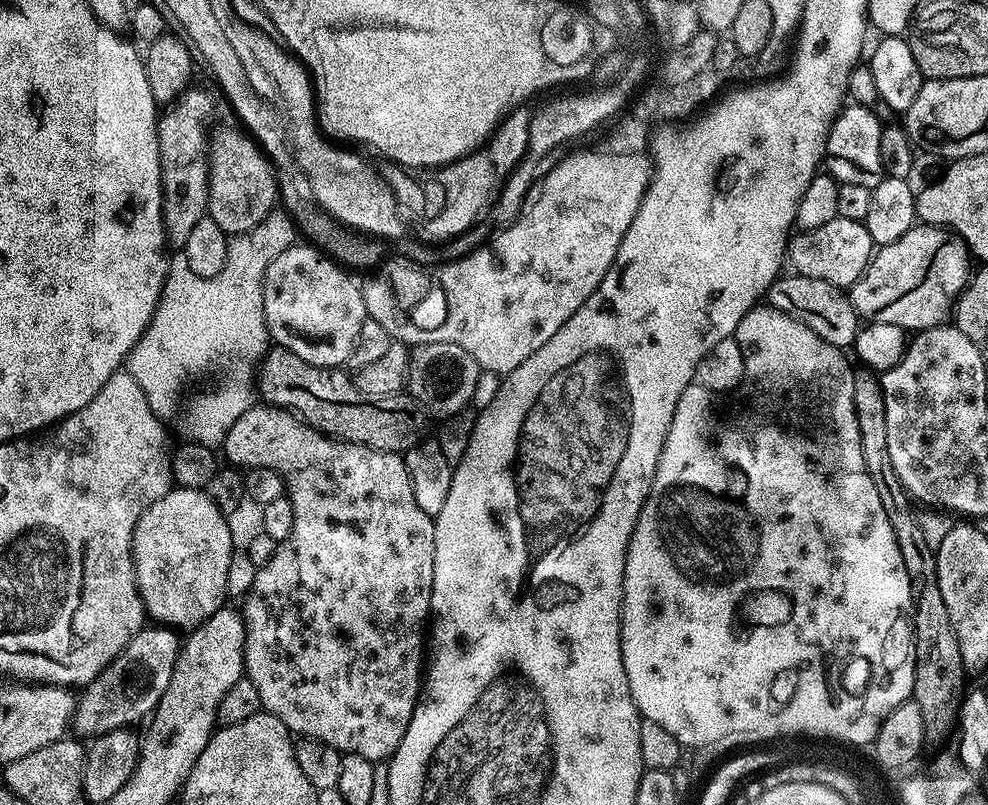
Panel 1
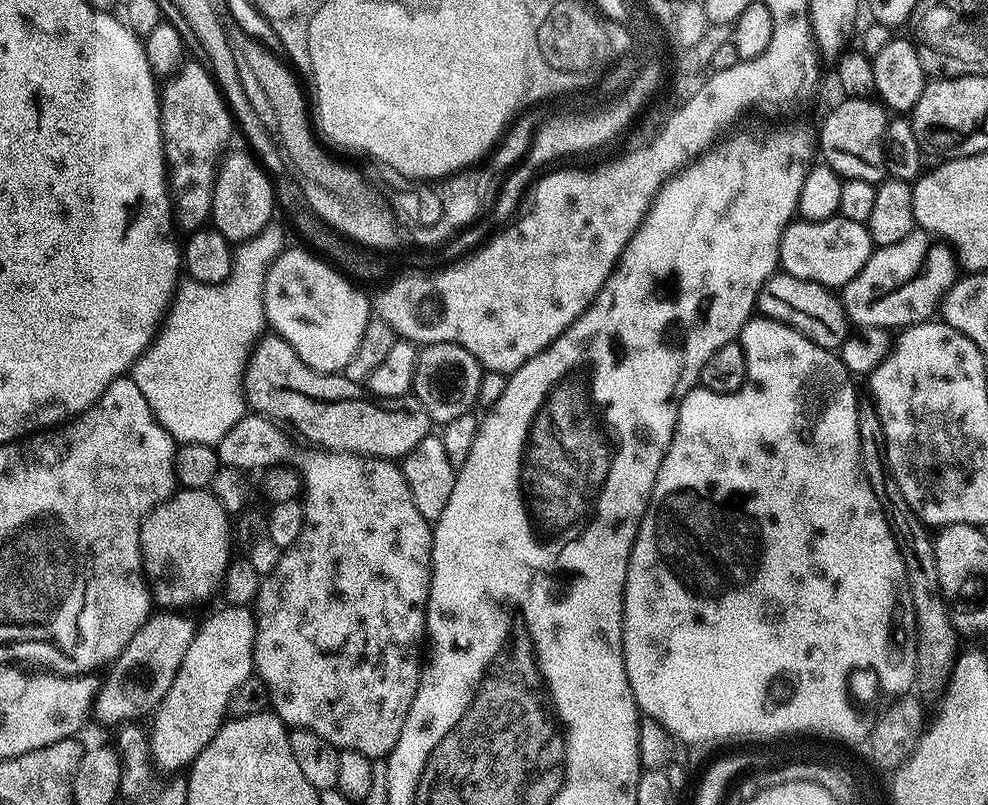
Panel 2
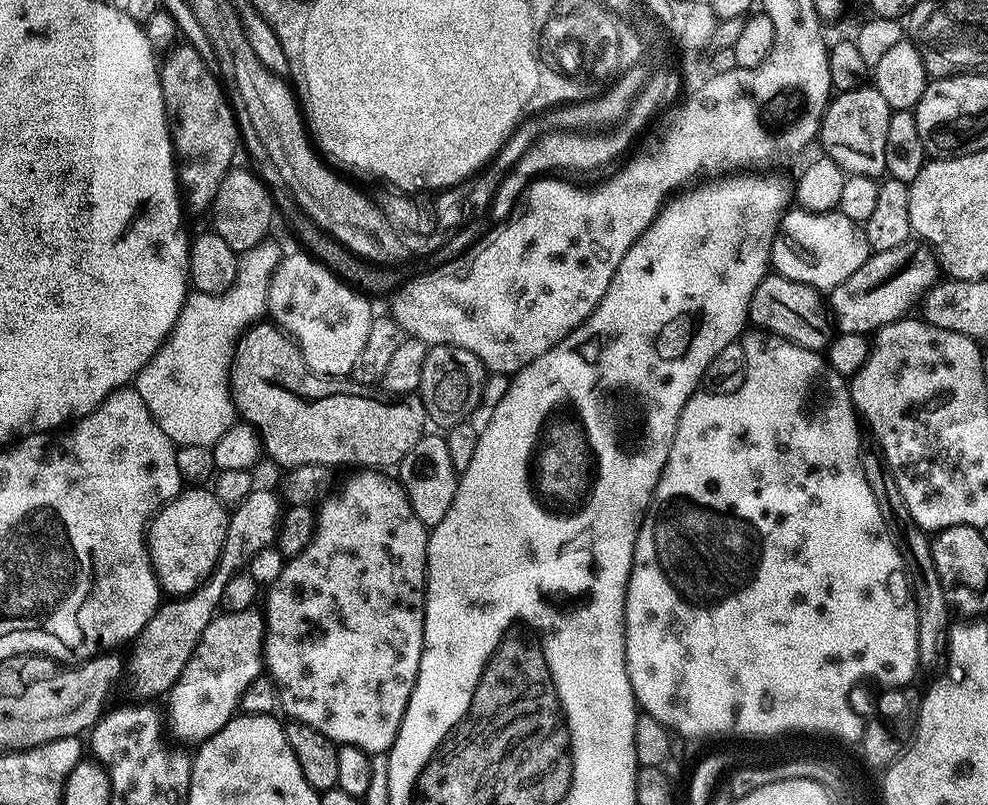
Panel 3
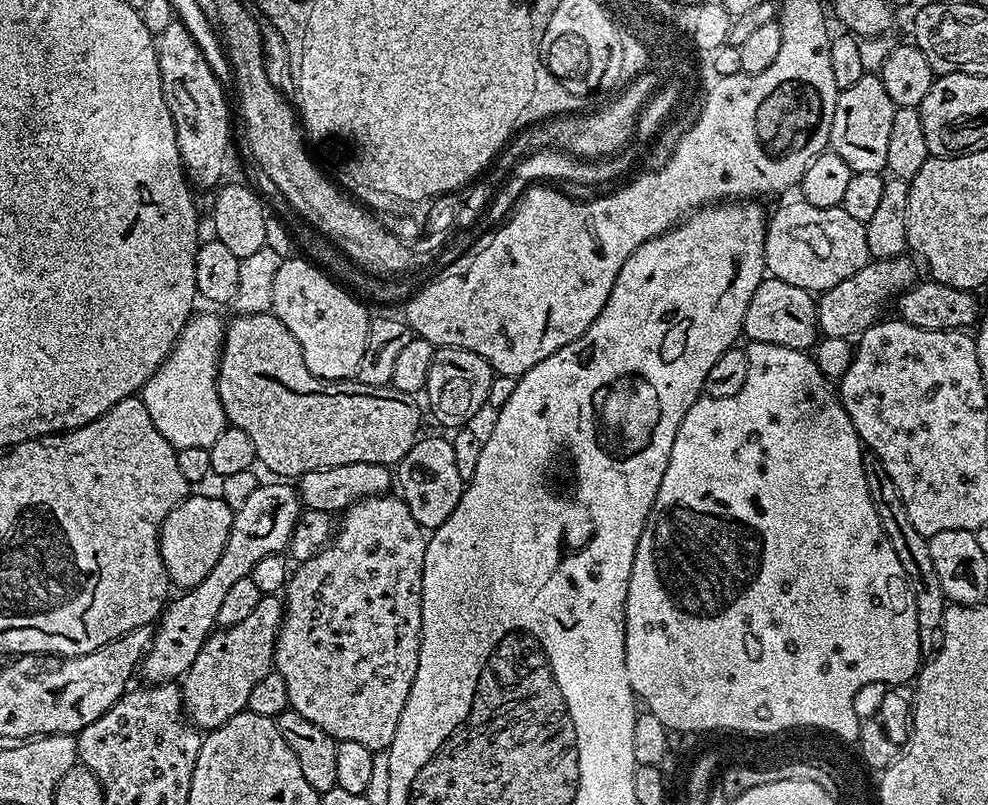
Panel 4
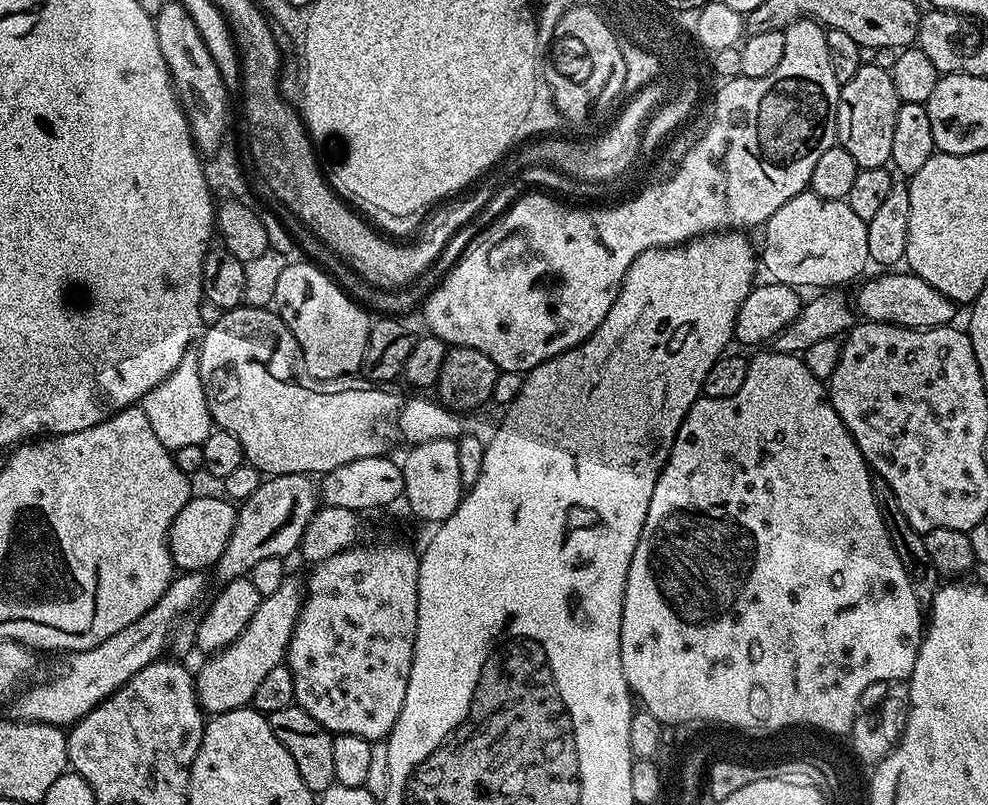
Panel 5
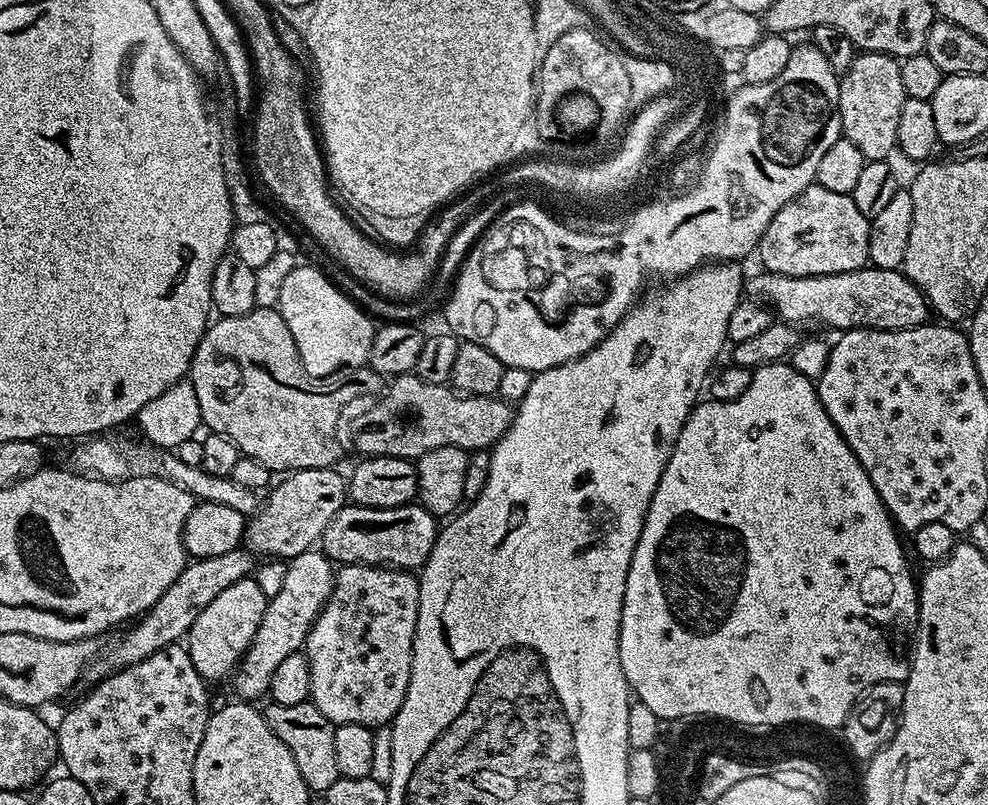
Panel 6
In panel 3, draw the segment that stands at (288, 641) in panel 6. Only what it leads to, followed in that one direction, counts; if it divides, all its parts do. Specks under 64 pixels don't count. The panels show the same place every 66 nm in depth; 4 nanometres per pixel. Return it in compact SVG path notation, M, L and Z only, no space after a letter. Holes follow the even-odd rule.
M253 606L237 612L221 611L202 630L202 638L190 654L190 662L182 666L182 674L174 682L172 691L167 693L168 716L166 712L166 728L173 732L180 740L185 740L191 746L199 746L210 739L226 722L237 715L242 690L254 682L254 678L262 672L262 641L264 638L264 613L259 607Z

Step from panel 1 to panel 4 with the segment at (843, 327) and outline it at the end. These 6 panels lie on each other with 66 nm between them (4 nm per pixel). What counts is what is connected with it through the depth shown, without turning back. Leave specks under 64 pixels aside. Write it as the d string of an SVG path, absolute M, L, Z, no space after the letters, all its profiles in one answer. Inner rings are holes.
M765 278L758 290L754 290L750 306L746 306L743 335L749 336L747 339L752 342L770 342L801 350L811 349L818 340L817 303L817 297L802 286L790 286L790 282Z

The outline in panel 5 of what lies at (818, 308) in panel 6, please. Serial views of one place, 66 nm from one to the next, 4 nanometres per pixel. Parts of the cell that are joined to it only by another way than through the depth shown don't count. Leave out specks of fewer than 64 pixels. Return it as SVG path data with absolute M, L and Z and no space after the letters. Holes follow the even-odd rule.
M888 270L885 276L876 276L873 280L865 279L864 285L860 288L856 300L854 296L854 308L857 313L860 312L865 321L873 324L896 324L900 328L943 328L951 325L952 320L958 312L957 305L948 300L942 294L938 294L938 290L934 290L934 286L930 286L922 278L918 278L911 270L903 270L904 272L896 272L900 270Z

